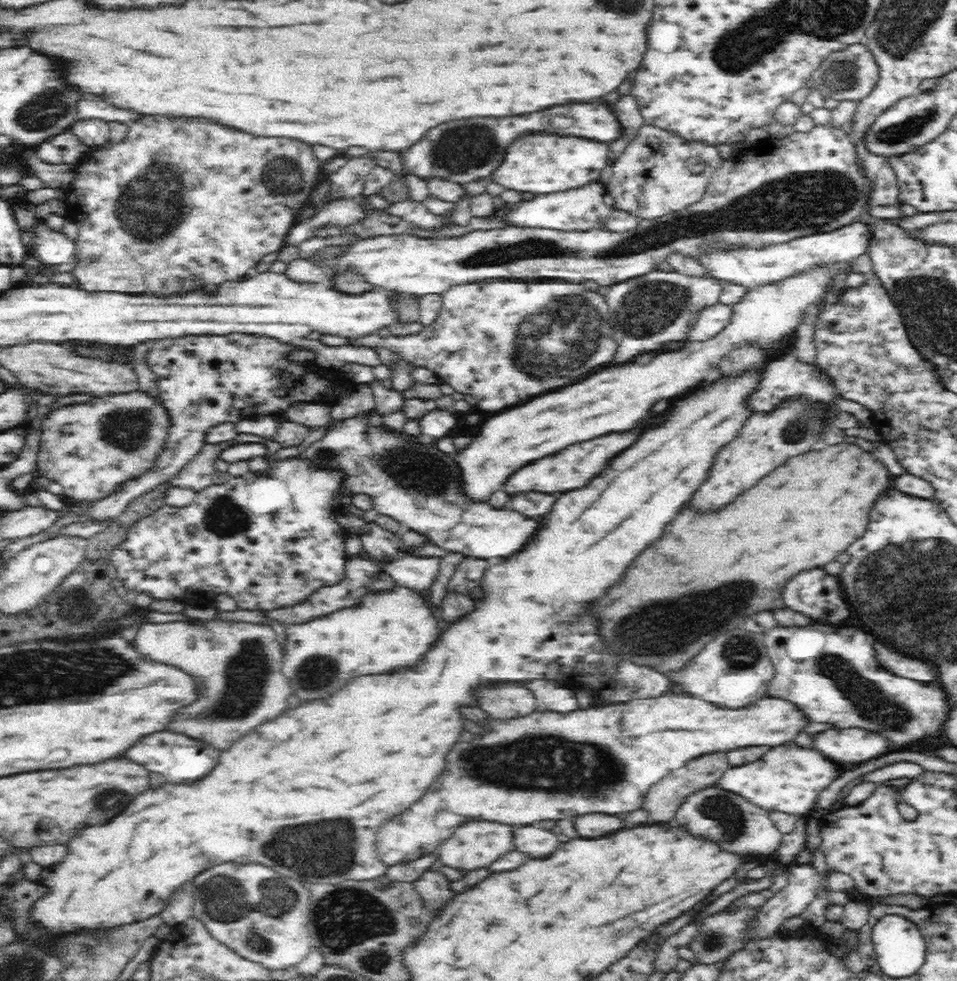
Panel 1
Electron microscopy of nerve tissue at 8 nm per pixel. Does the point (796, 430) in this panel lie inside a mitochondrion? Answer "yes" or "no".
yes

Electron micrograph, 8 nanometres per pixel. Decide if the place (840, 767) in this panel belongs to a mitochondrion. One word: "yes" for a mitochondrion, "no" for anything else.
no

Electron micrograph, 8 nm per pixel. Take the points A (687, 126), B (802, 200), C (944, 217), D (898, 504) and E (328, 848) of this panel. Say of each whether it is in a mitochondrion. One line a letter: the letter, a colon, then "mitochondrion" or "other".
A: other
B: mitochondrion
C: other
D: other
E: mitochondrion

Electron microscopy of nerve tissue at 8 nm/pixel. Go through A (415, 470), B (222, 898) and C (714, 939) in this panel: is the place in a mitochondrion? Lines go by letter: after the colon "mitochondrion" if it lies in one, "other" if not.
A: mitochondrion
B: mitochondrion
C: mitochondrion

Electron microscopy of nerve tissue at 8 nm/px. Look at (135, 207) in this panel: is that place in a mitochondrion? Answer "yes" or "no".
yes

